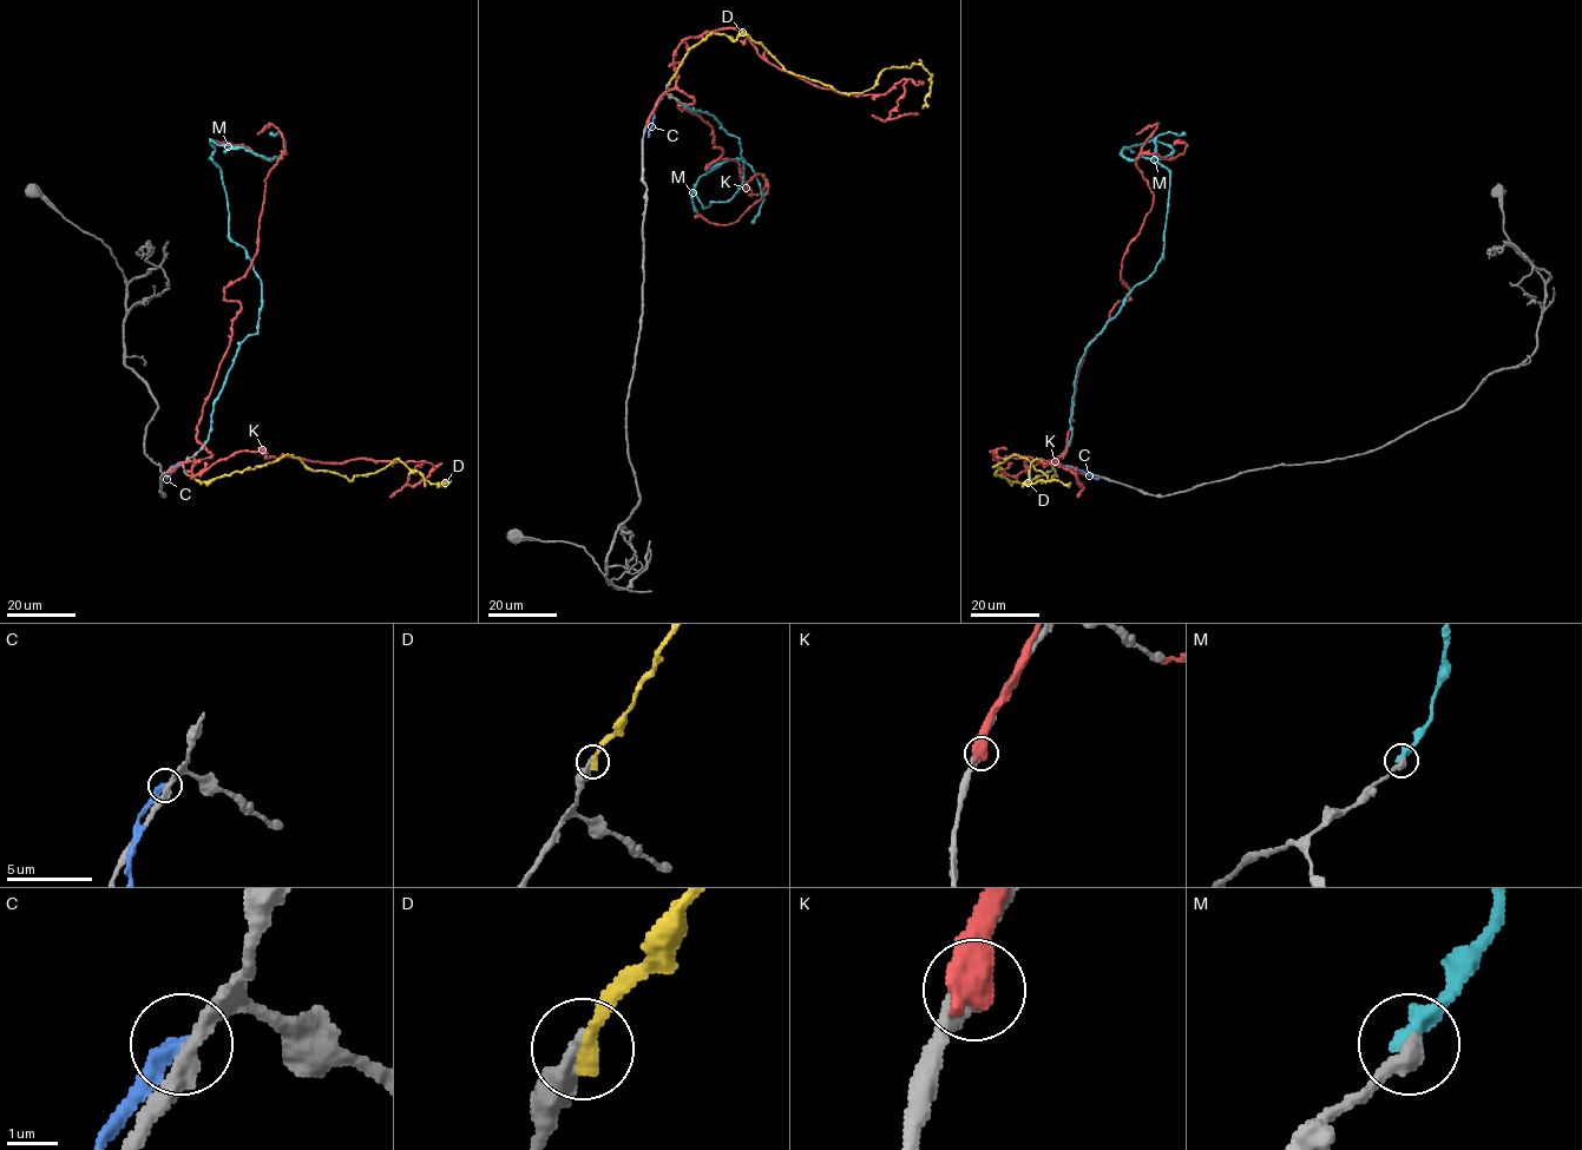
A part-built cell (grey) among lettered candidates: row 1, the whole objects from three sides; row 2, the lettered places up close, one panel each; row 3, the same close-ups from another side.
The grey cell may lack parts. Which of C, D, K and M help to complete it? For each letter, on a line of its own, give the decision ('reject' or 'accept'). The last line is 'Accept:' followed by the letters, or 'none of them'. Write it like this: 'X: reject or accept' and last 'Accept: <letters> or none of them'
C: reject
D: reject
K: reject
M: accept
Accept: M

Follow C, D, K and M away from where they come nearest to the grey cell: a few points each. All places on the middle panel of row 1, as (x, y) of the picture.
C: (661, 96), (648, 137)
D: (669, 83), (709, 34), (747, 33), (787, 71), (841, 92), (919, 64), (931, 76), (923, 109)
K: (648, 123), (682, 90), (723, 152), (706, 166), (735, 160), (746, 191), (767, 182), (728, 225), (694, 217)
M: (684, 105), (743, 160), (728, 201), (694, 191), (694, 209), (701, 177), (740, 158), (767, 194), (752, 223)

